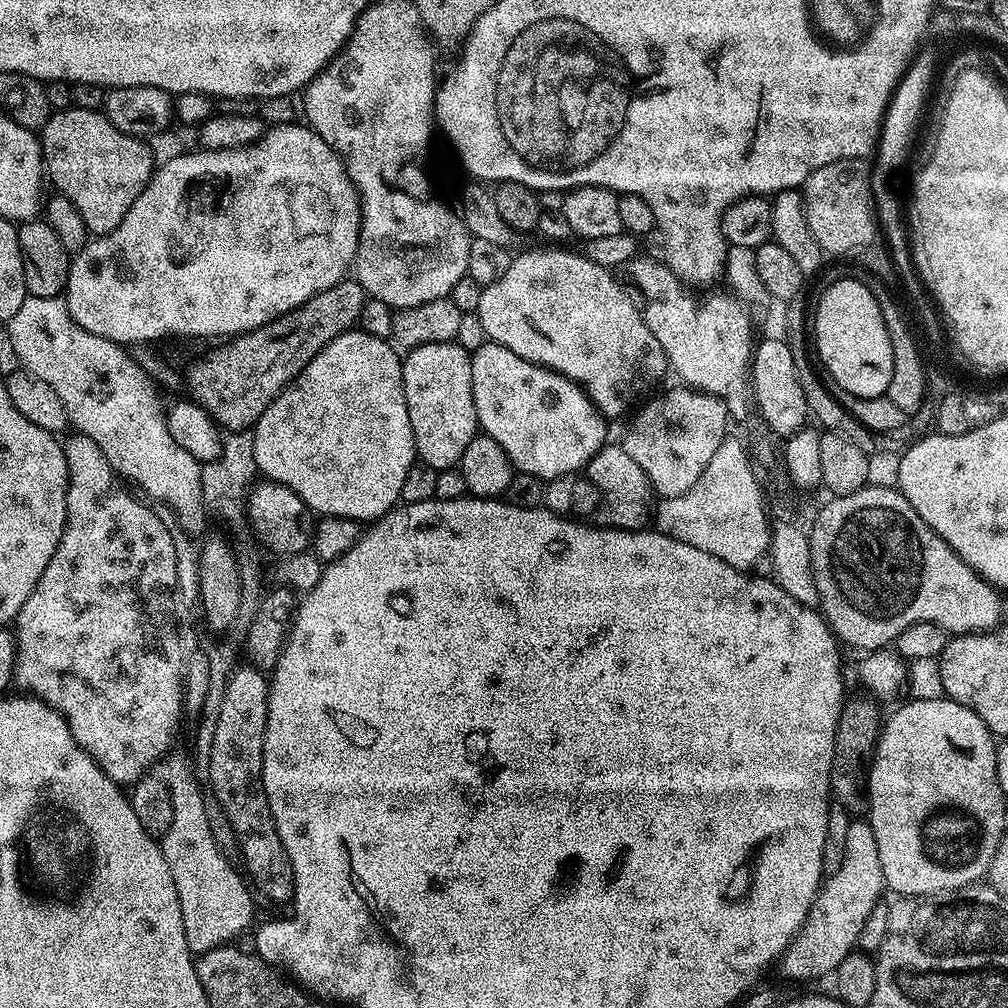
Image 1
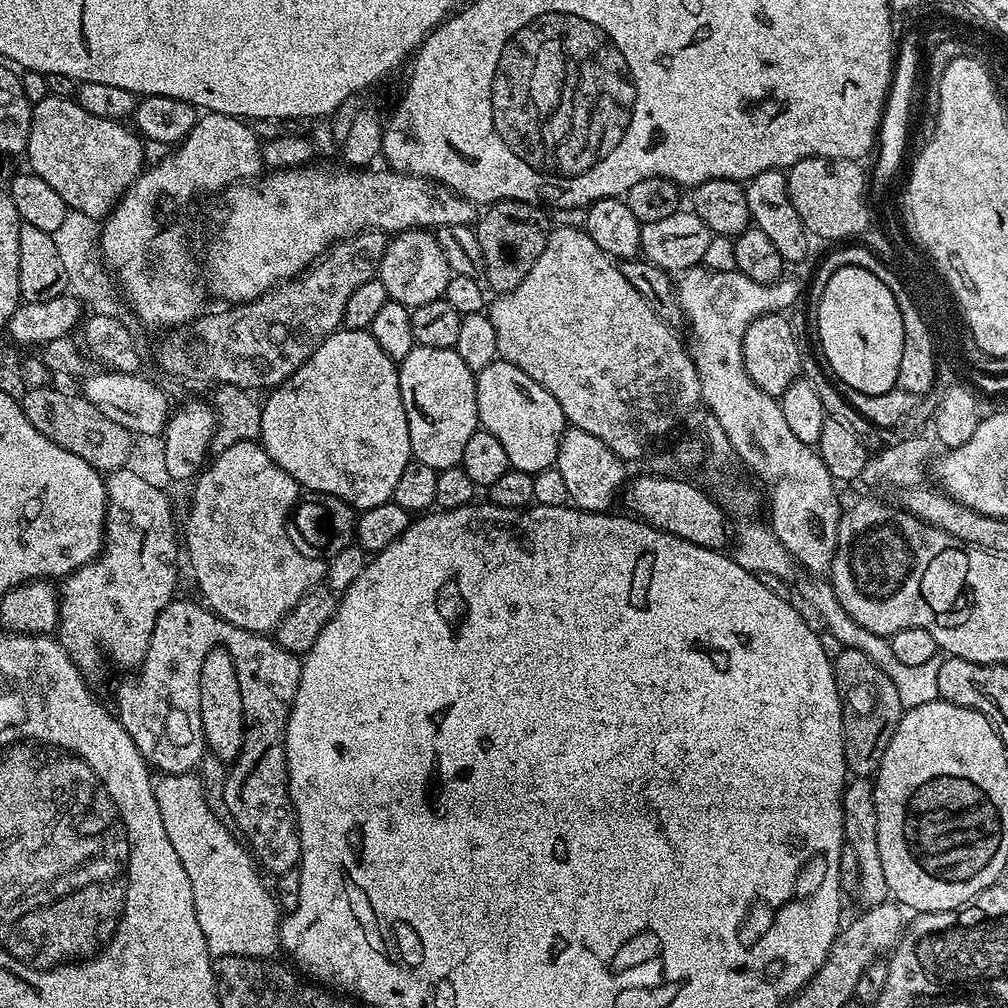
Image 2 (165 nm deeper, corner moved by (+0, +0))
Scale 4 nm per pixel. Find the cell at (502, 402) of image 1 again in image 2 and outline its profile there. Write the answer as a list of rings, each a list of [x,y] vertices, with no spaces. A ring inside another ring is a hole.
[[[503,358],[477,371],[475,377],[480,428],[502,442],[509,465],[515,471],[533,474],[553,467],[566,427],[562,406],[554,394]]]

